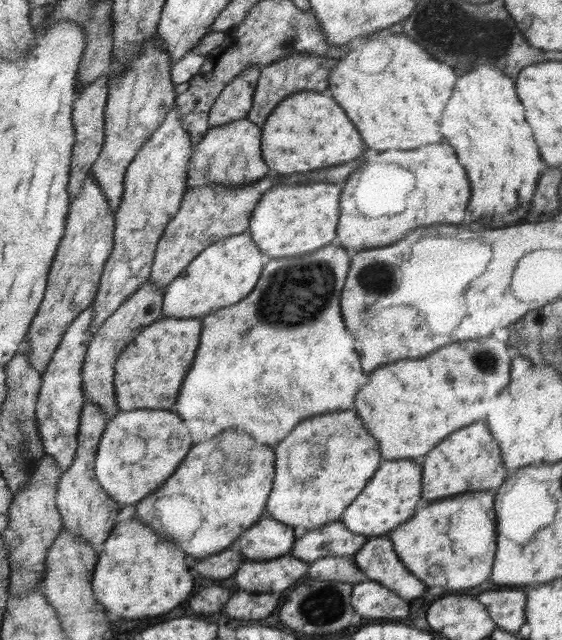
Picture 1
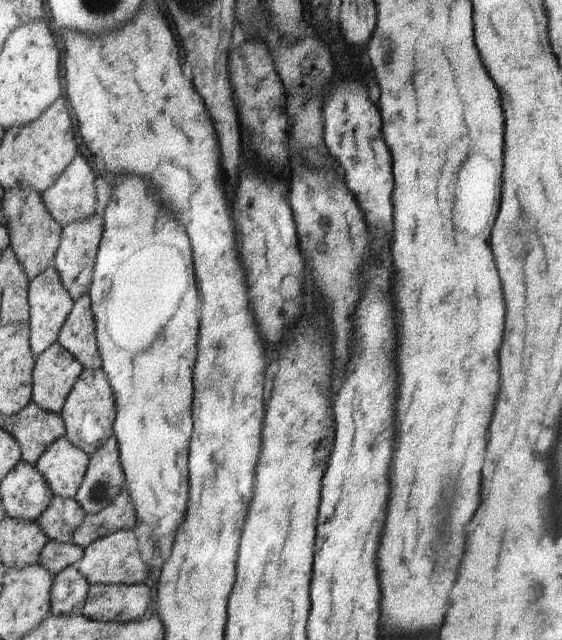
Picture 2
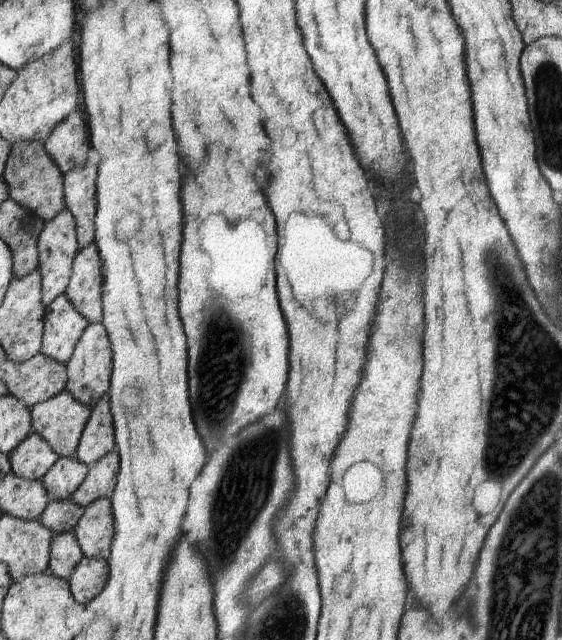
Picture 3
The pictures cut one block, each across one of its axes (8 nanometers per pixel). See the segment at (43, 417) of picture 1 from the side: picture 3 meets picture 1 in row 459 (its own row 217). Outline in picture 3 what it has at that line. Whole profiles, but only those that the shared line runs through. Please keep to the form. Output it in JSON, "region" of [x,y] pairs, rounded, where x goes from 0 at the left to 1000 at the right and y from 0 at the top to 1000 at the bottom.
{"region":[[[123,327],[112,328],[98,344],[82,347],[68,375],[71,397],[71,423],[75,428],[77,475],[87,478],[100,466],[119,456],[126,438],[133,403],[139,402],[144,386],[139,380],[139,361],[132,334]]]}

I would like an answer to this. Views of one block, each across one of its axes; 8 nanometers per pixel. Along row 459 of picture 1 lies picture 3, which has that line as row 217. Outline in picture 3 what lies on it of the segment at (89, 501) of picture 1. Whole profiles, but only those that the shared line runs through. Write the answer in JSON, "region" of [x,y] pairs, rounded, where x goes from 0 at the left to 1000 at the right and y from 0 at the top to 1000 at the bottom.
{"region":[[[155,256],[117,272],[117,325],[132,334],[141,384],[151,391],[171,375],[173,259]]]}

